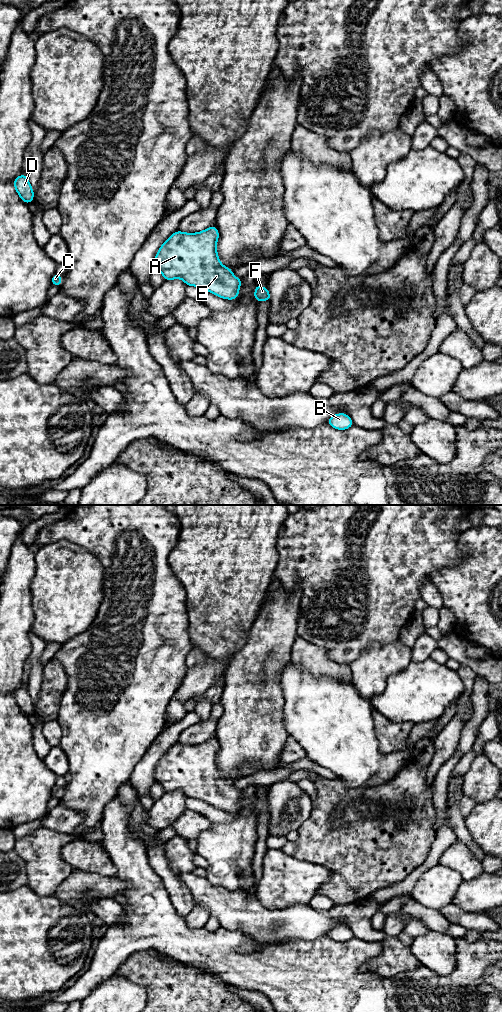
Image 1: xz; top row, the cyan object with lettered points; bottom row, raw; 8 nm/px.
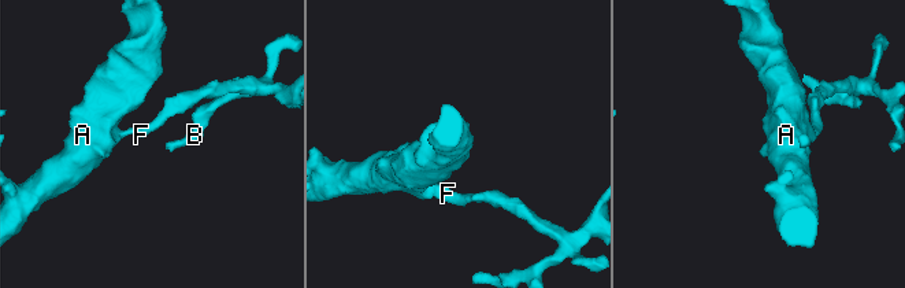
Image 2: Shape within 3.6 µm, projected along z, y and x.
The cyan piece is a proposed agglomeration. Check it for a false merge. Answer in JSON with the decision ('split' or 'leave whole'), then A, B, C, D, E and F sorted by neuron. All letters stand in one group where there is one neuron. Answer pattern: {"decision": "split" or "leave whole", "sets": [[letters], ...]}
{"decision": "leave whole", "sets": [["A", "B", "C", "D", "E", "F"]]}

